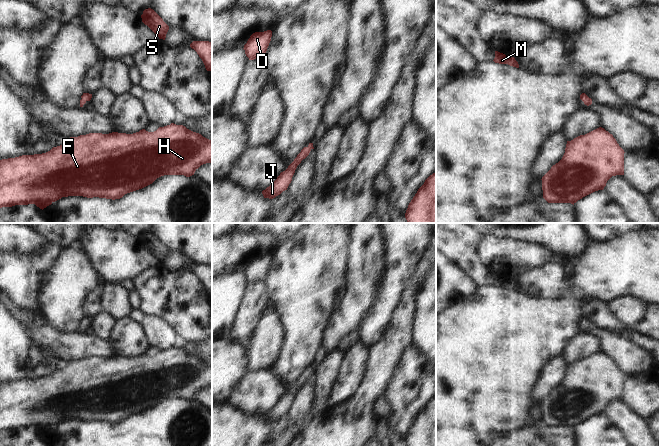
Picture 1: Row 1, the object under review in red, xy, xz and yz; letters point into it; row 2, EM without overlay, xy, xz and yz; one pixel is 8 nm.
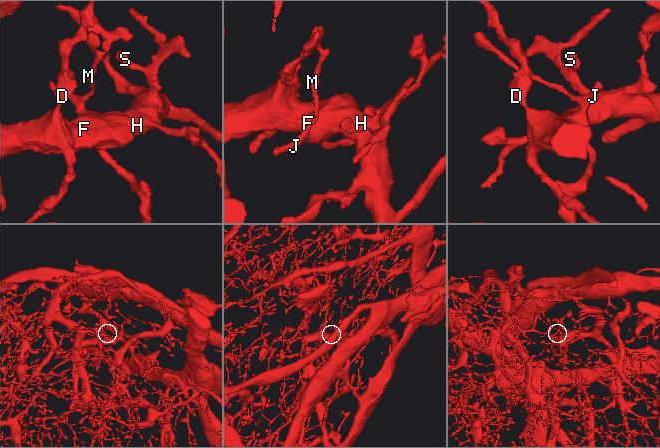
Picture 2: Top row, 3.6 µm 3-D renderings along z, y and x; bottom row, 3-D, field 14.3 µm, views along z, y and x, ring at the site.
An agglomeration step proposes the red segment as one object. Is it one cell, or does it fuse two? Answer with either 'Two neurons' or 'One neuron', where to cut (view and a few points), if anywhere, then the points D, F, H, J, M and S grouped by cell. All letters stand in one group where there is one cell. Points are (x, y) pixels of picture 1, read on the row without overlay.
One neuron. No split. Groups: D F H J M S

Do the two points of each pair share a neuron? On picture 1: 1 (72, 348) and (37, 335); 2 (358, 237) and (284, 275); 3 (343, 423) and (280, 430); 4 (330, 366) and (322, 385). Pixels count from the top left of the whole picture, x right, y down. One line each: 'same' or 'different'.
1: same
2: different
3: different
4: same

